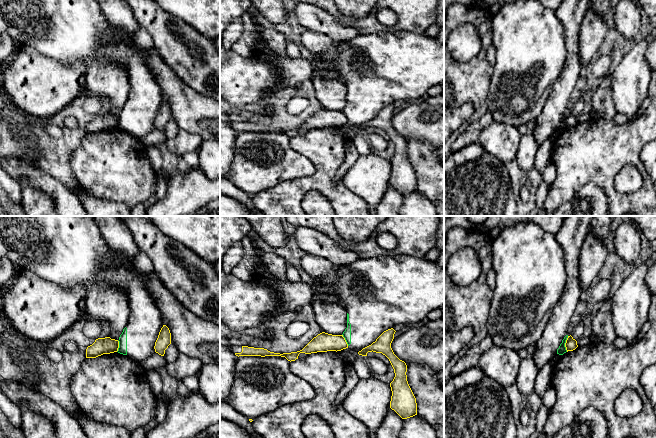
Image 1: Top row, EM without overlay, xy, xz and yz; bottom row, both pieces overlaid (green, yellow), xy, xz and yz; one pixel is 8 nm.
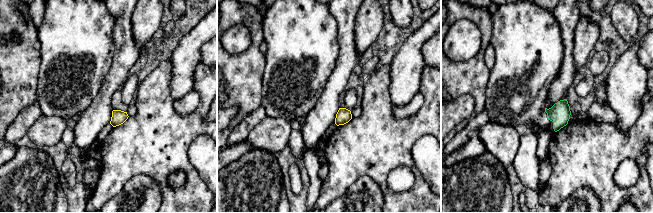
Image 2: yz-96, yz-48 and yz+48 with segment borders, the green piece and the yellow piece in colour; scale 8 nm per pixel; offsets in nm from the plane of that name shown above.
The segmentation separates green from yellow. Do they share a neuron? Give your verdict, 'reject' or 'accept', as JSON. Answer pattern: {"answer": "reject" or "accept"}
{"answer": "reject"}

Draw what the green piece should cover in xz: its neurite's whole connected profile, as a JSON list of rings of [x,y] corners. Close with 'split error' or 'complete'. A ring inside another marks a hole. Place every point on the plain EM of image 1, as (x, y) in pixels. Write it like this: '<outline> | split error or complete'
[[[409,31],[382,32],[358,37],[340,42],[335,51],[337,56],[323,61],[313,57],[313,61],[320,65],[321,70],[329,70],[338,75],[338,80],[347,87],[347,104],[343,108],[348,124],[359,128],[371,121],[386,106],[399,100],[415,100],[435,85],[444,84],[444,43],[425,34]]] | split error

